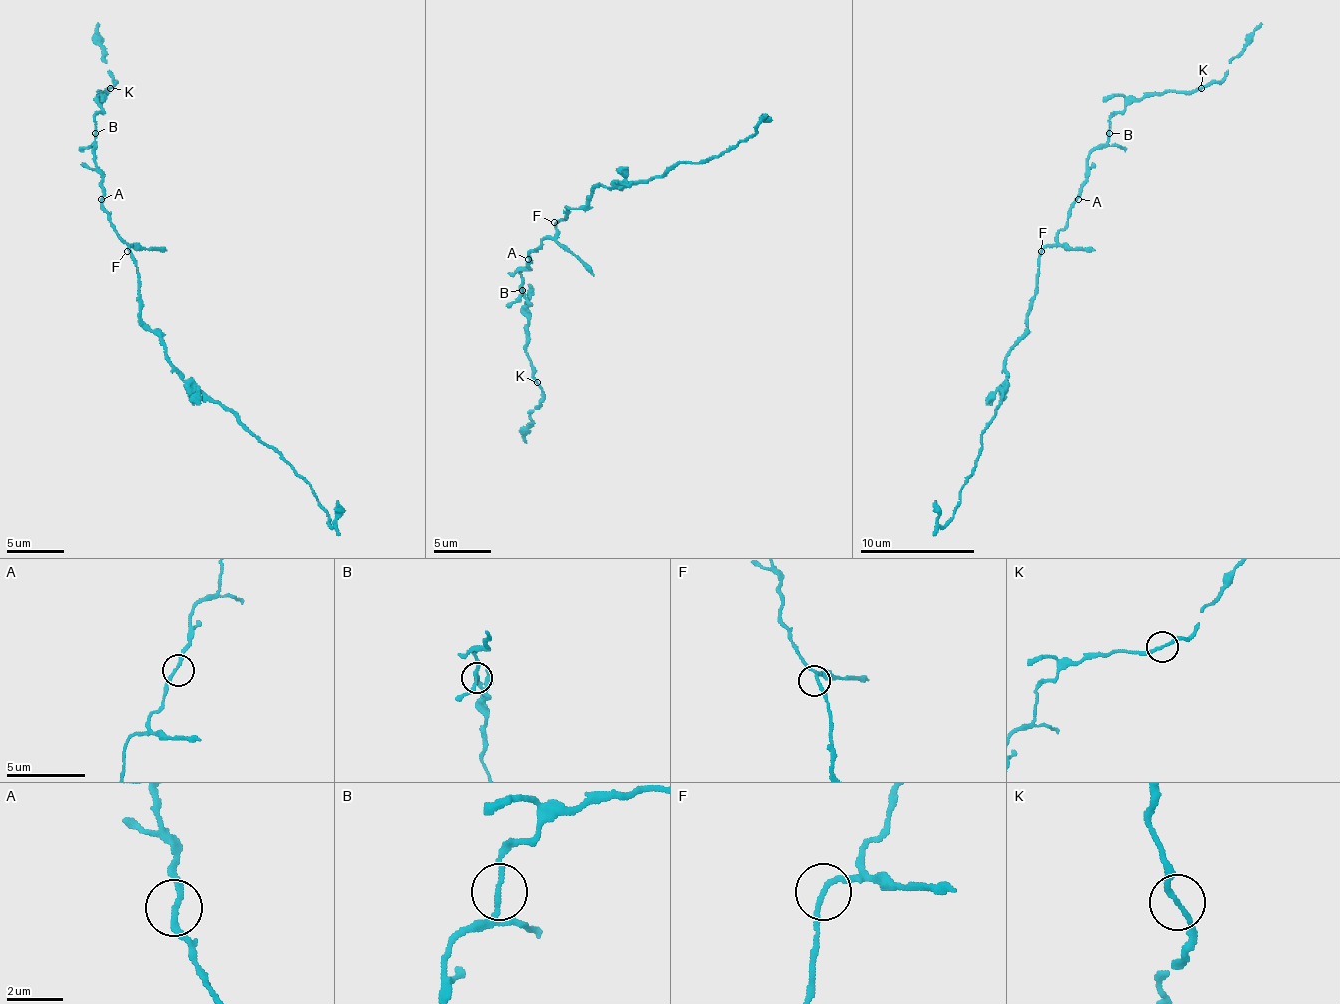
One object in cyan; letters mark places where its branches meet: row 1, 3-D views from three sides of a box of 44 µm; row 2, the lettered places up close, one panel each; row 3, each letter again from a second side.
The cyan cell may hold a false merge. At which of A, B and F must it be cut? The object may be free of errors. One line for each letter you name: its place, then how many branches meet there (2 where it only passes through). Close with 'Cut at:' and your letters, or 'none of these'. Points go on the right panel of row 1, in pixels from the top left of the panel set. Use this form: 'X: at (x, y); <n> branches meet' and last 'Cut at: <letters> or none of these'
Cut at: none of these

